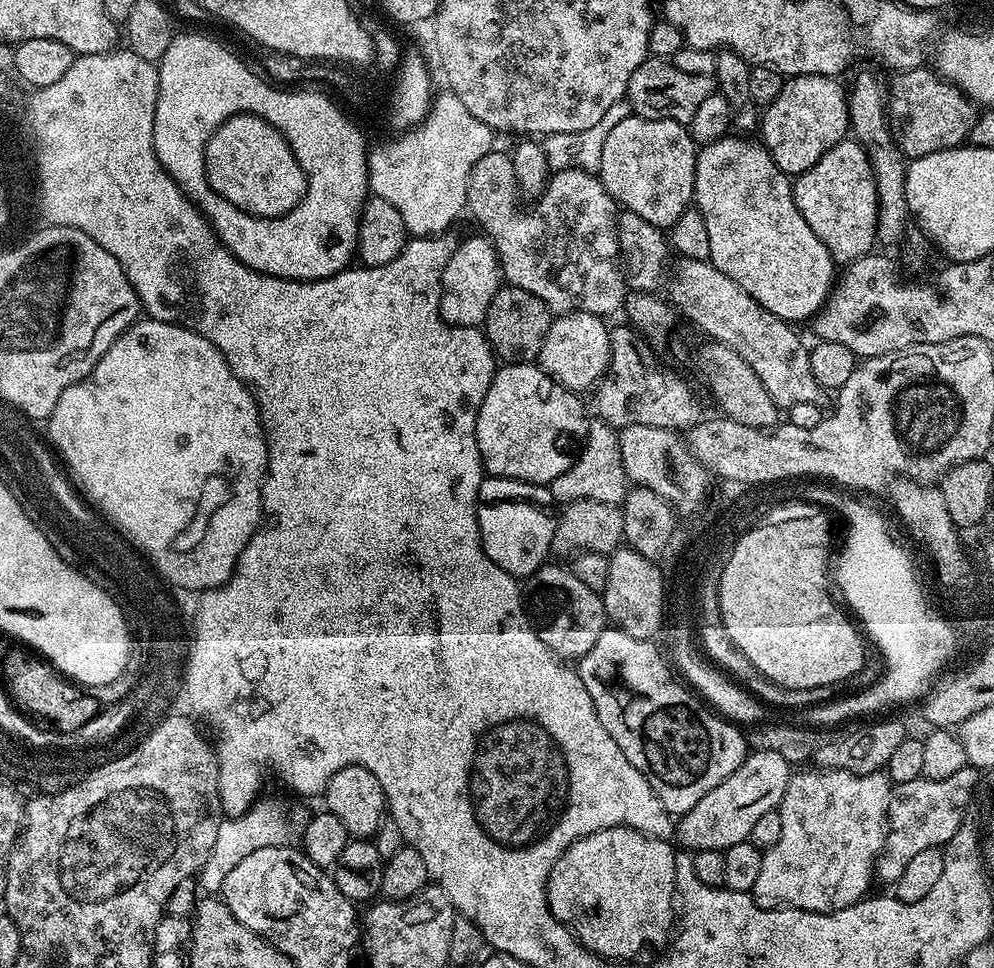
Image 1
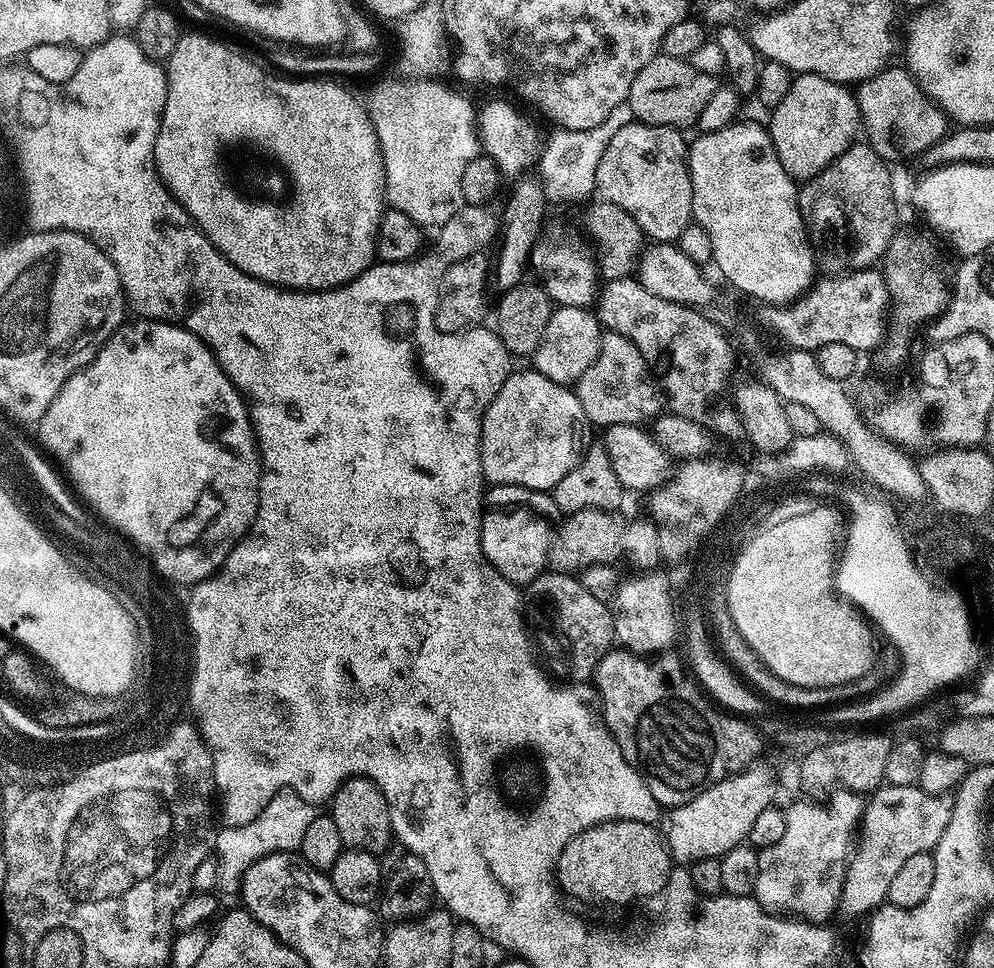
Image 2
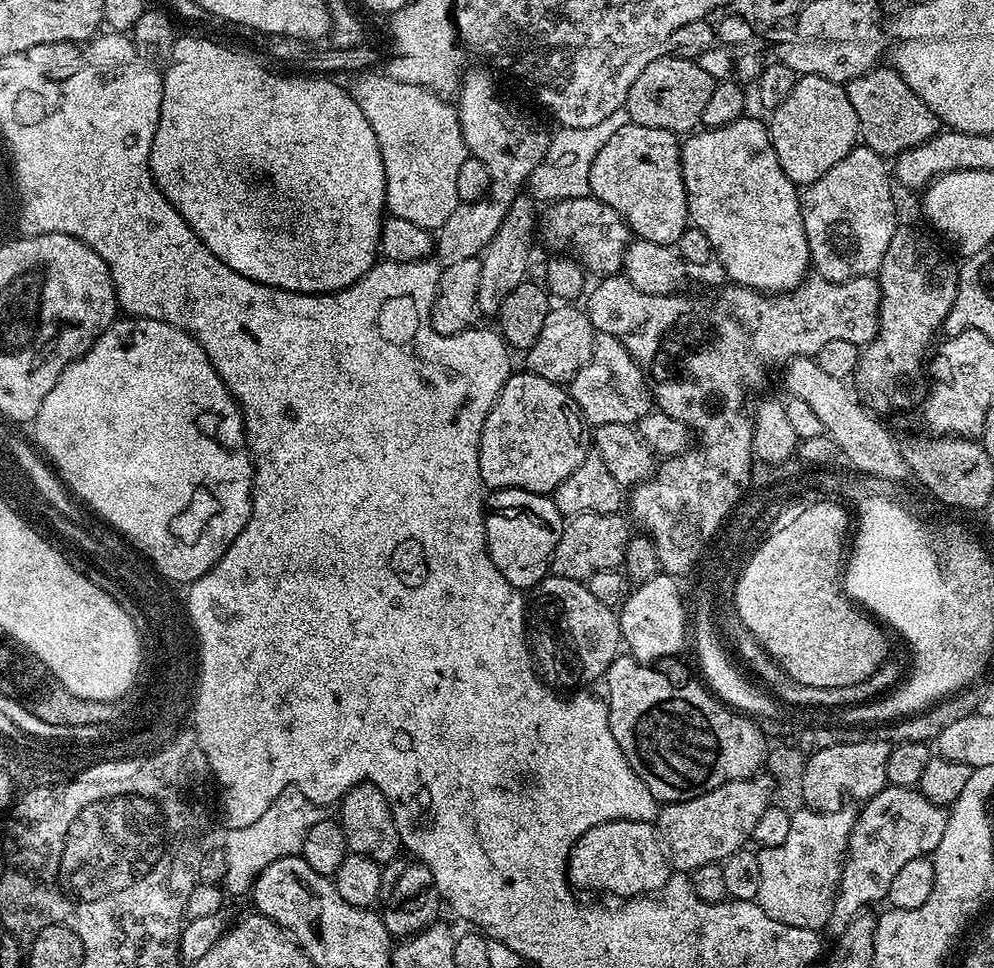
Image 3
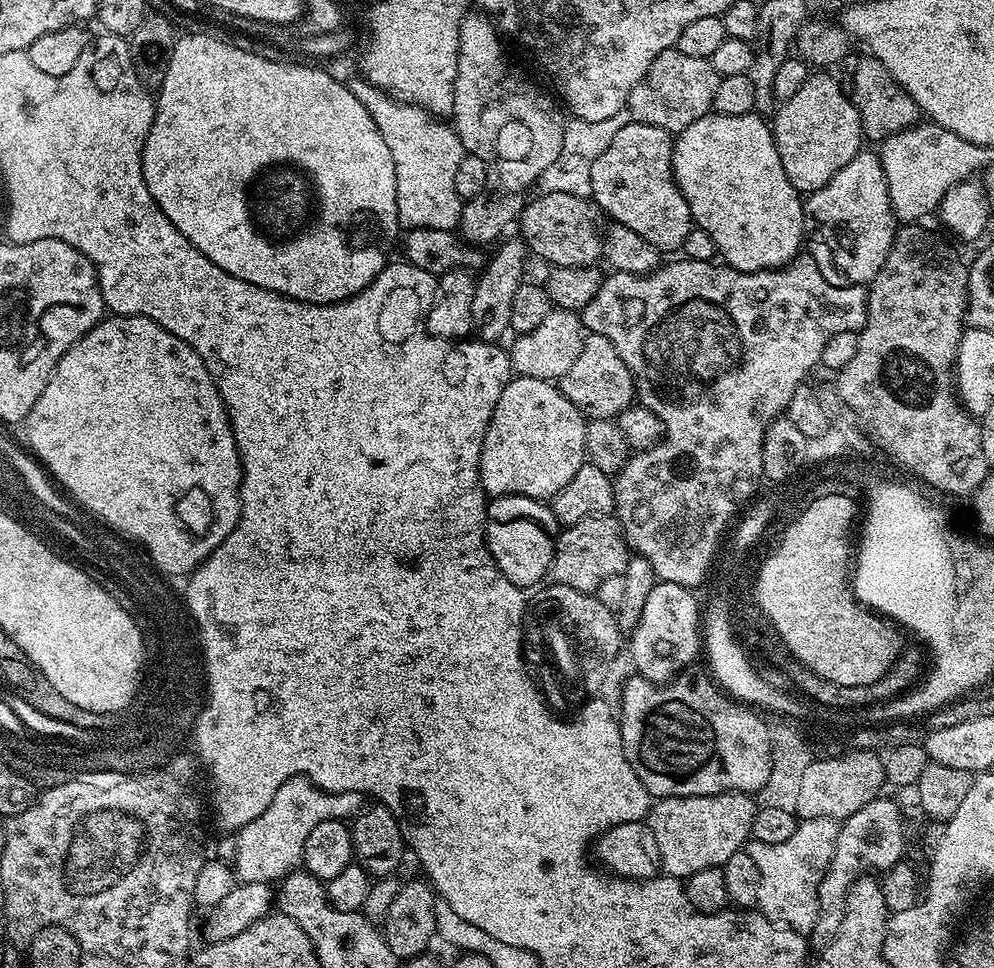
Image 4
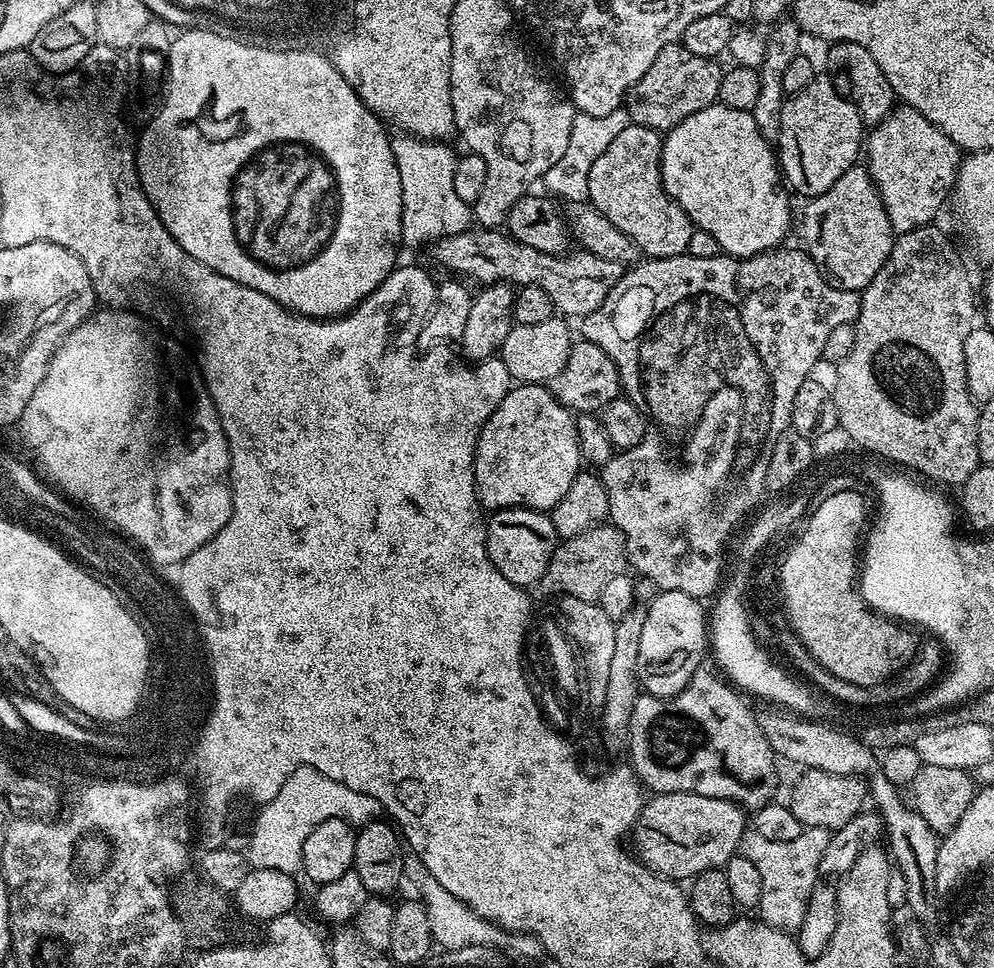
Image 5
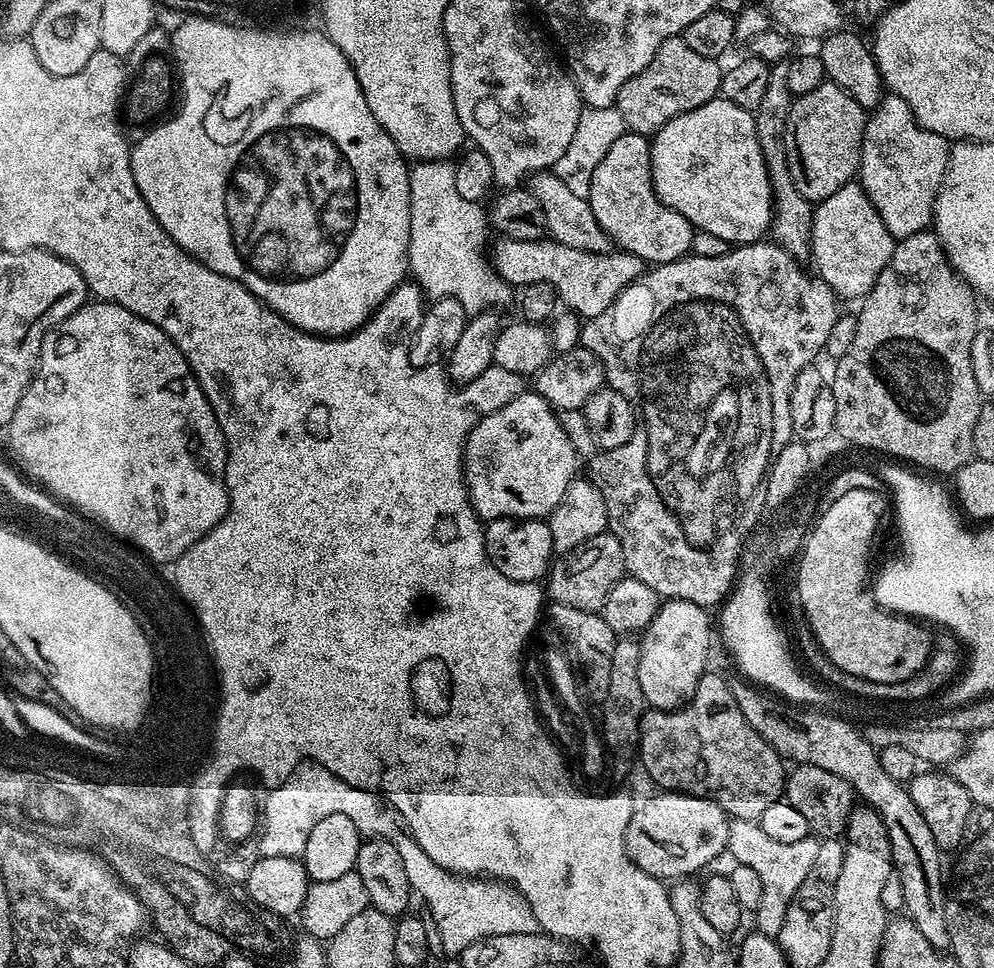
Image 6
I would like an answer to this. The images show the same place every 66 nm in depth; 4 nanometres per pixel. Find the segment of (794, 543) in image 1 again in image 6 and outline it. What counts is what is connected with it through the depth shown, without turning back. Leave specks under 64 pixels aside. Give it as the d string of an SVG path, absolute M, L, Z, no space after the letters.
M852 492L844 496L824 516L823 524L816 530L812 538L808 557L804 561L801 572L801 591L804 603L808 605L807 627L810 629L815 643L828 659L834 662L842 672L854 674L858 678L866 678L872 684L899 684L900 681L918 674L922 666L926 666L928 656L932 652L933 633L923 628L923 623L902 614L899 621L888 620L880 612L871 609L868 596L864 596L865 559L870 558L870 542L877 539L878 517L881 512L881 499L870 492Z

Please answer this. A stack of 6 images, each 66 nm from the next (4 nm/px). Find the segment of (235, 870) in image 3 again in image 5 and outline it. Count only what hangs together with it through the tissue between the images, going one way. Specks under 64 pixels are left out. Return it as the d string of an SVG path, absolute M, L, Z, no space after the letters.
M303 764L284 779L274 798L255 816L252 831L246 840L247 863L252 868L295 873L302 862L302 842L306 842L314 826L322 826L322 822L330 818L367 822L377 819L381 812L378 798L350 790L350 786L342 786L342 782L334 782L334 778L326 778L318 770Z

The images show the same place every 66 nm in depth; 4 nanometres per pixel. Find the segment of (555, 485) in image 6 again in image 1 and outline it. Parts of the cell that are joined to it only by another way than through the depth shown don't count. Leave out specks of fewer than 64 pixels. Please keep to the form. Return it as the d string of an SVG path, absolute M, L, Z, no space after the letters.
M535 363L497 367L476 415L476 441L485 473L545 486L558 474L566 474L588 435L590 420L584 417L580 400L577 393L563 388Z

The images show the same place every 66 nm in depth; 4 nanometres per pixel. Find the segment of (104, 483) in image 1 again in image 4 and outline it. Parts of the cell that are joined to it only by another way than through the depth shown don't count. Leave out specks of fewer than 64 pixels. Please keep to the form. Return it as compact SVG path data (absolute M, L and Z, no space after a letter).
M109 315L95 324L86 335L57 363L52 371L50 382L46 382L44 400L36 403L36 412L28 419L30 446L36 447L40 462L51 473L51 479L75 502L82 502L90 510L100 512L101 518L107 518L112 526L124 528L126 534L140 536L148 549L157 556L161 568L169 570L193 568L199 566L219 544L224 544L230 530L236 528L240 517L240 478L242 469L238 446L234 442L232 423L228 421L228 410L224 400L218 394L210 370L198 358L198 354L182 338L170 334L158 322L145 316Z

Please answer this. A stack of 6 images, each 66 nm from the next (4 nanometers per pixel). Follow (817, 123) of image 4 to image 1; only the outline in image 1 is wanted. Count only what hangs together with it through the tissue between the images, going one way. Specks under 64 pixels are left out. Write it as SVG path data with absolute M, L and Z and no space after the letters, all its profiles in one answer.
M794 76L785 79L778 98L759 117L758 136L774 162L789 178L810 170L826 150L849 135L848 98L839 79L830 76Z

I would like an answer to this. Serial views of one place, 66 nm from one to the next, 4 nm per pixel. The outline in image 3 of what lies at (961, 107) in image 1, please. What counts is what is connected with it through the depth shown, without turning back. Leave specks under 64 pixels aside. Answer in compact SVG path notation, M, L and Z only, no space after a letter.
M884 67L871 68L866 74L848 81L846 91L850 106L854 106L854 114L858 114L863 147L885 158L895 158L901 152L924 144L941 131L942 125L934 110L918 98L918 94L897 74L895 67Z

